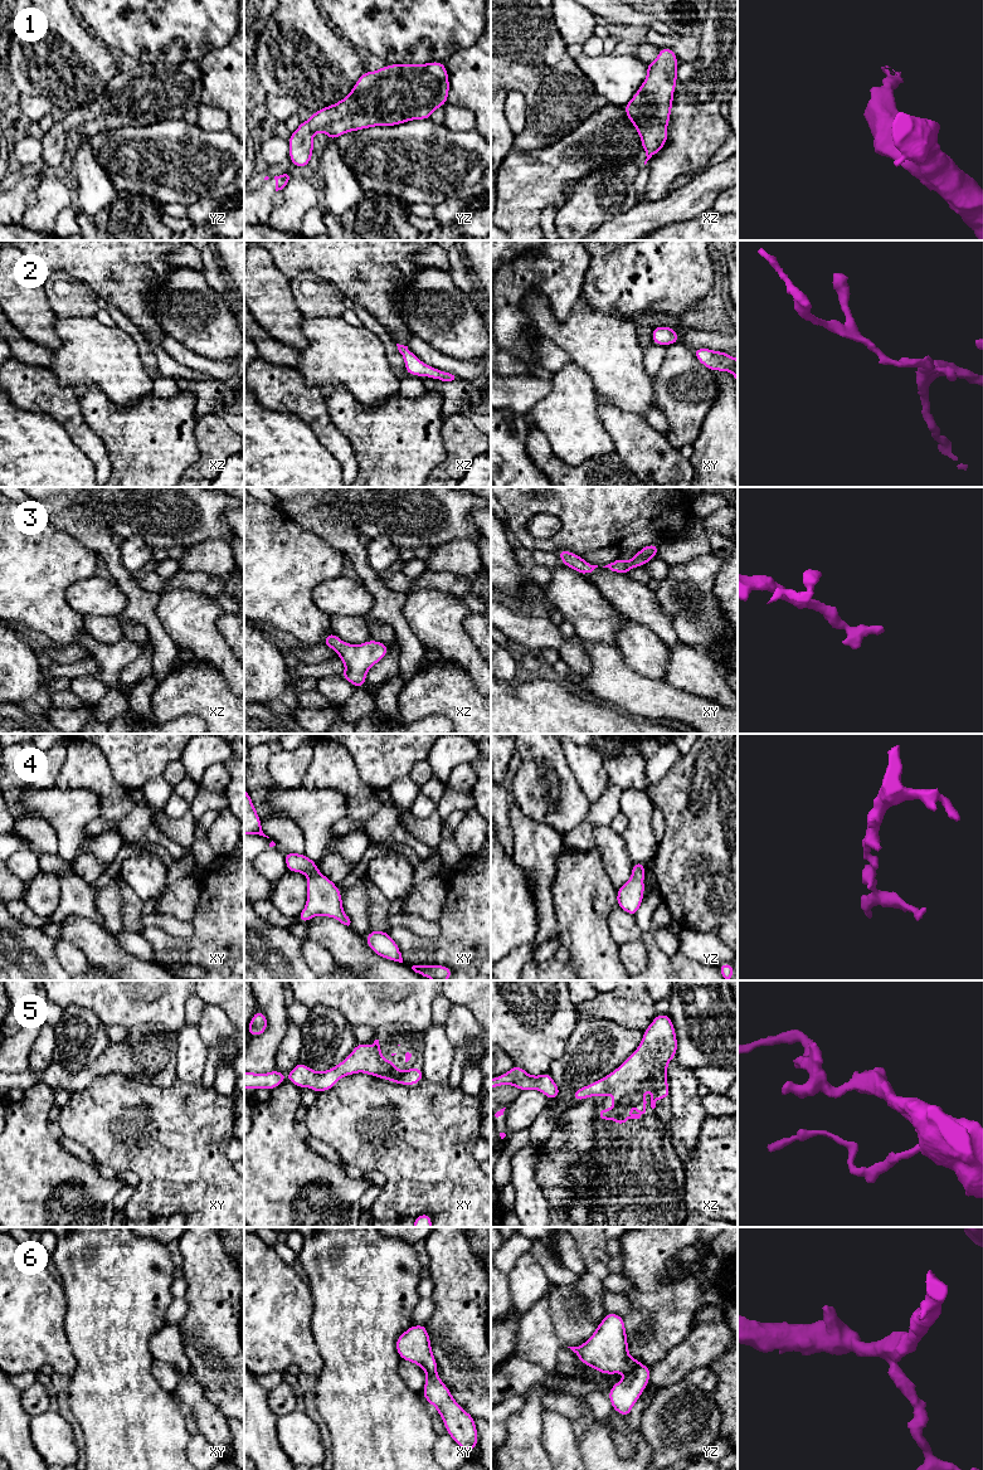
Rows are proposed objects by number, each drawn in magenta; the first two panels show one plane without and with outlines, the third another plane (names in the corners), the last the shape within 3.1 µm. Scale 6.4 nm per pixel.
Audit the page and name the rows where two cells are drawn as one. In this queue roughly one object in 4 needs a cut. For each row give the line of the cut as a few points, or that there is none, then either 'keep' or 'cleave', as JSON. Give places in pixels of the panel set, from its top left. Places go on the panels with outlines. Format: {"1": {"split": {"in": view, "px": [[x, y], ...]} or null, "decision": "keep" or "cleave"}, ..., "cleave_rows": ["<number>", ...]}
{"1": {"split": null, "decision": "keep"}, "2": {"split": null, "decision": "keep"}, "3": {"split": null, "decision": "keep"}, "4": {"split": null, "decision": "keep"}, "5": {"split": null, "decision": "keep"}, "6": {"split": null, "decision": "keep"}, "cleave_rows": []}

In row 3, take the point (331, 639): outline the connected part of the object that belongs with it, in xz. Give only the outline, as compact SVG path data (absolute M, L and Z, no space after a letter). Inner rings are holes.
M334 632L325 637L323 646L337 652L339 658L346 666L340 675L356 688L362 688L368 671L380 662L388 653L386 643L370 639L362 644L349 644L342 642Z

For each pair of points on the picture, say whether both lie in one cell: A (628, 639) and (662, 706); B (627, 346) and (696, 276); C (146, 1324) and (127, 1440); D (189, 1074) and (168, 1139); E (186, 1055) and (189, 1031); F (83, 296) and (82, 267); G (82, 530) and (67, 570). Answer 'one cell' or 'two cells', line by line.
A: two cells
B: two cells
C: one cell
D: two cells
E: one cell
F: two cells
G: two cells

